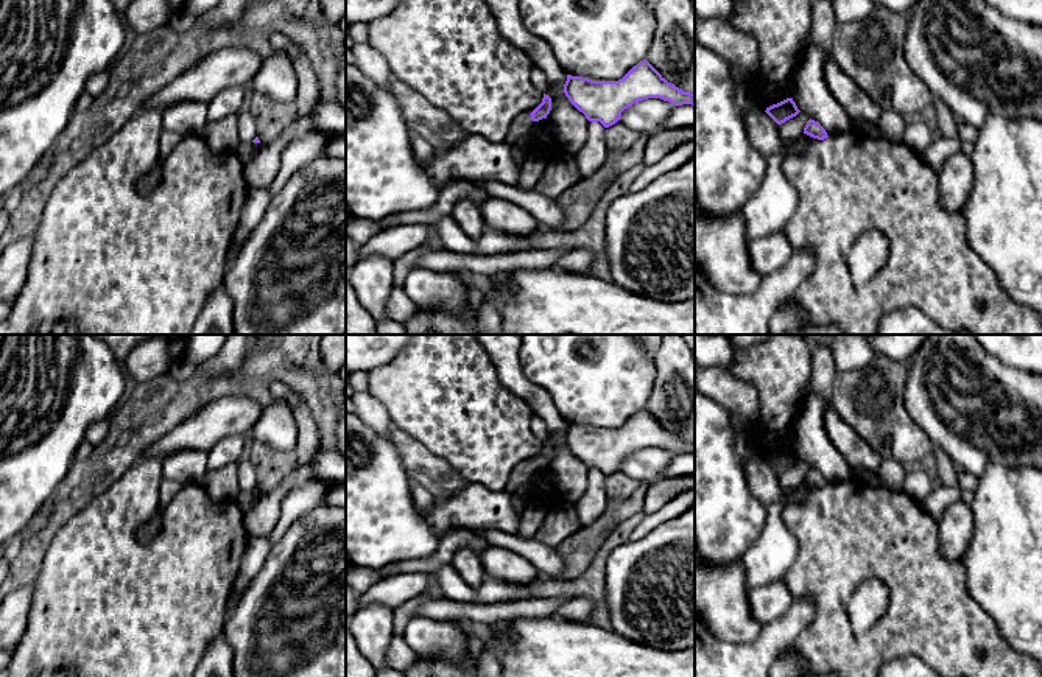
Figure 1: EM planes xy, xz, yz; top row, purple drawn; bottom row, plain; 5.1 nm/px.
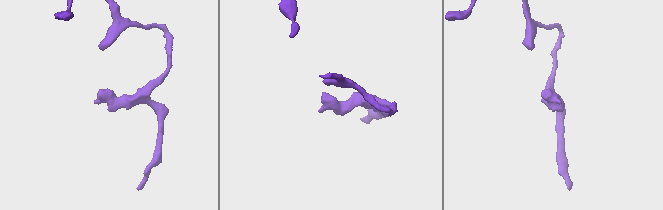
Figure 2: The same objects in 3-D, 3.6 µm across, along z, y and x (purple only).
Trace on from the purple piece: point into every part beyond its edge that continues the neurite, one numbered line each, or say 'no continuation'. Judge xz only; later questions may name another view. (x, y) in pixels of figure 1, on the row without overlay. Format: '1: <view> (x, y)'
1: xz (520, 475)

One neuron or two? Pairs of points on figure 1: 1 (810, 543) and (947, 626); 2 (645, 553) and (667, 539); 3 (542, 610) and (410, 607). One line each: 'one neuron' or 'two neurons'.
1: one neuron
2: one neuron
3: two neurons

